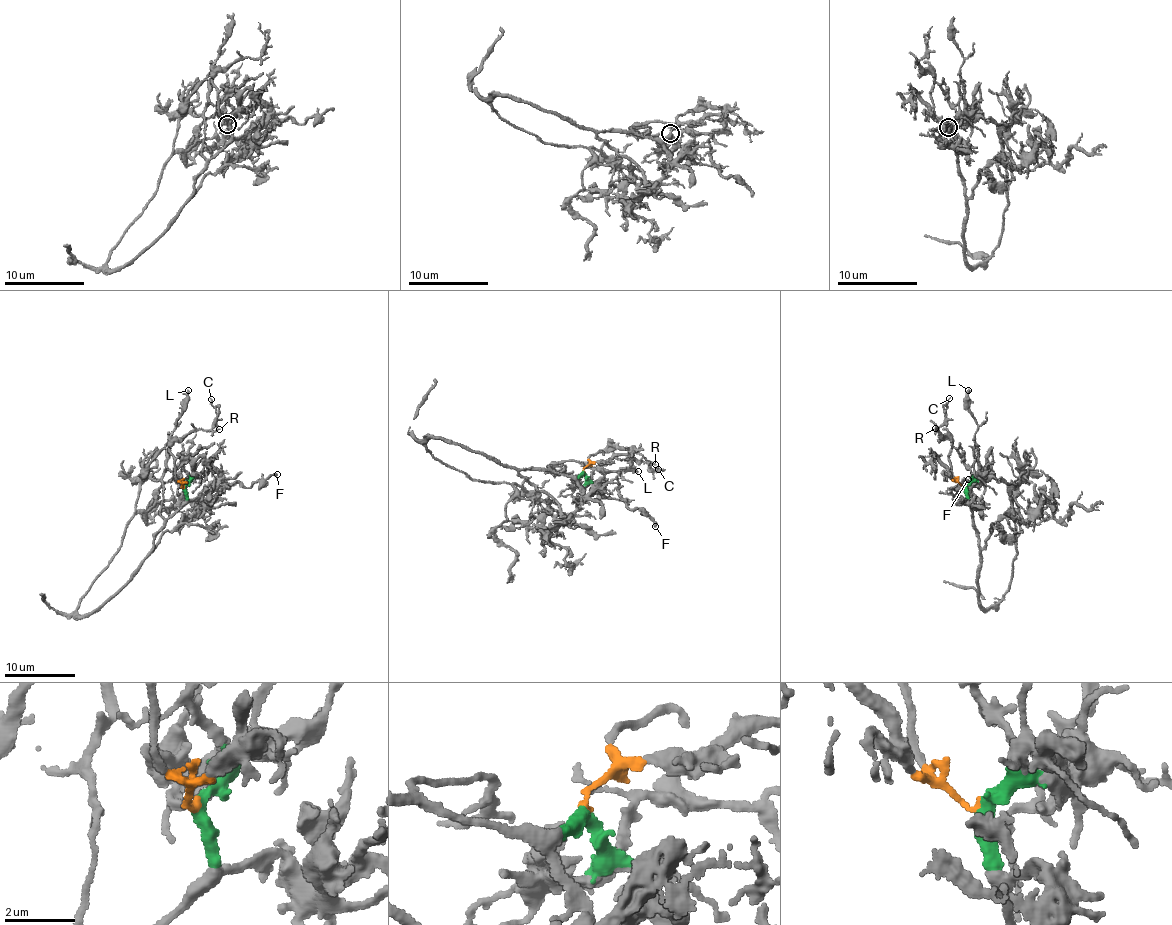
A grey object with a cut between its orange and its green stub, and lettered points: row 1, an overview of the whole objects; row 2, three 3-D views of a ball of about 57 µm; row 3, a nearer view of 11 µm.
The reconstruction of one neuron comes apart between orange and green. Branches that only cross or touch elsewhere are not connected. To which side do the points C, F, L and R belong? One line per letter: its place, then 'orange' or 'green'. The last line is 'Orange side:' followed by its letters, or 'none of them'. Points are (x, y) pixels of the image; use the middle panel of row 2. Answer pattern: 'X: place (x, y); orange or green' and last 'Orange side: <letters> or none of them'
C: place (658, 469); orange
F: place (655, 526); green
L: place (638, 471); green
R: place (655, 464); orange
Orange side: C, R

